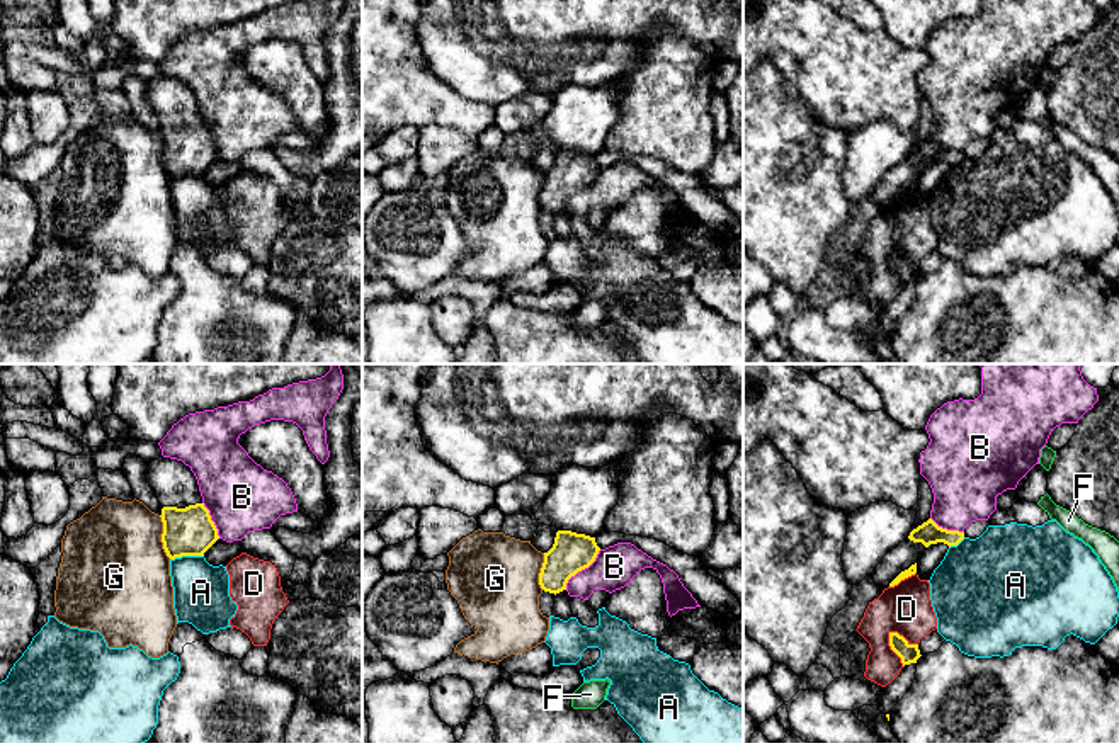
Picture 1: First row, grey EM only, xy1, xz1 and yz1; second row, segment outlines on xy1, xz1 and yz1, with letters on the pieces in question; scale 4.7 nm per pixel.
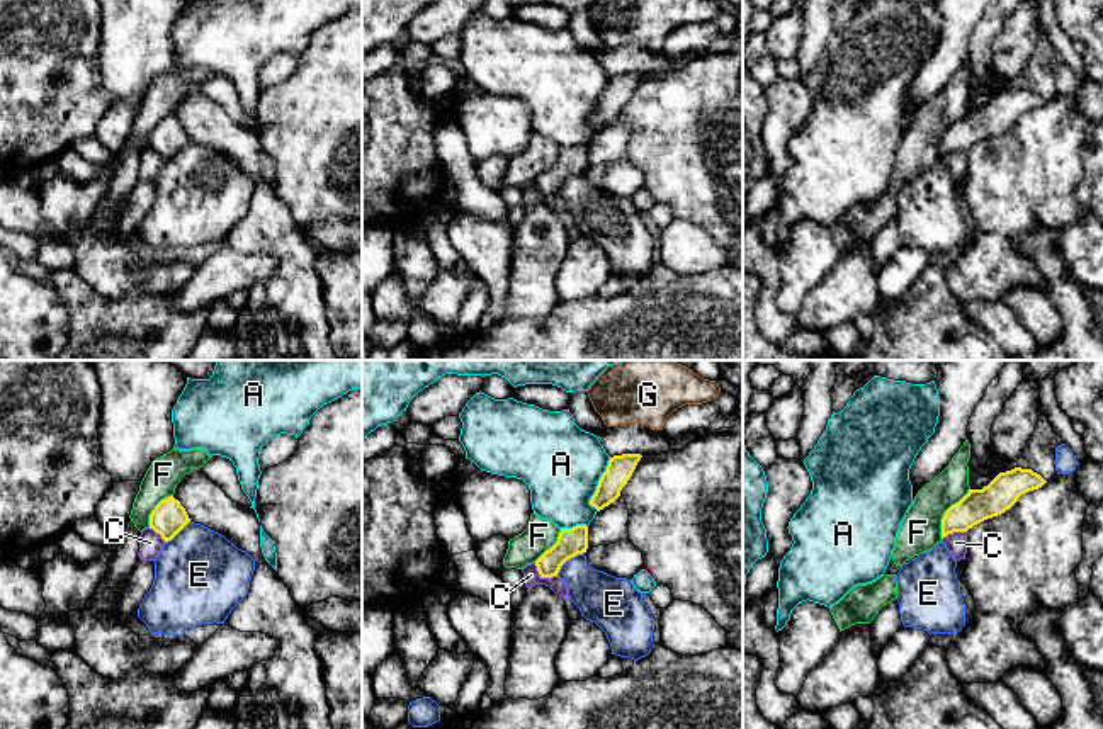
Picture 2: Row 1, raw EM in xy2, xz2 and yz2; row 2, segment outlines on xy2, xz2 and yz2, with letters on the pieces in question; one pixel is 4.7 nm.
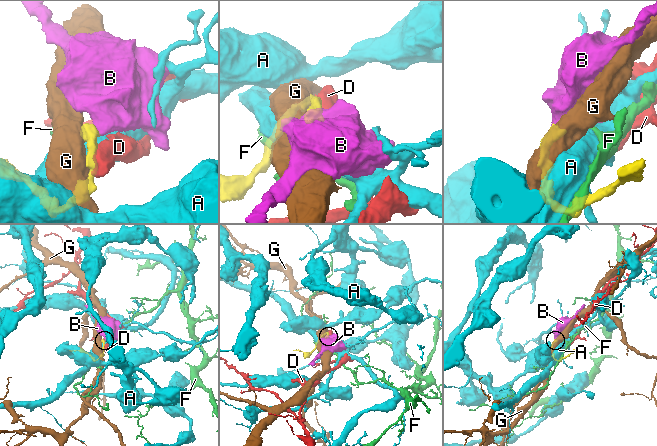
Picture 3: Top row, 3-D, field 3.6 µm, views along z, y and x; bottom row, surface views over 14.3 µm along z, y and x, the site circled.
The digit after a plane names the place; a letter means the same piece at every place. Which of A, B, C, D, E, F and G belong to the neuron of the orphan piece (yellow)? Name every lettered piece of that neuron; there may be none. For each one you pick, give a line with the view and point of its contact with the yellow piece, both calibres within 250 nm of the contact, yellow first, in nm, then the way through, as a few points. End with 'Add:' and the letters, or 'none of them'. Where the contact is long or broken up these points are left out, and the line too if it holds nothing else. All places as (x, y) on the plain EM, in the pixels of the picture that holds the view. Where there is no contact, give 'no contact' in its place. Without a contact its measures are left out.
Add: none of them

